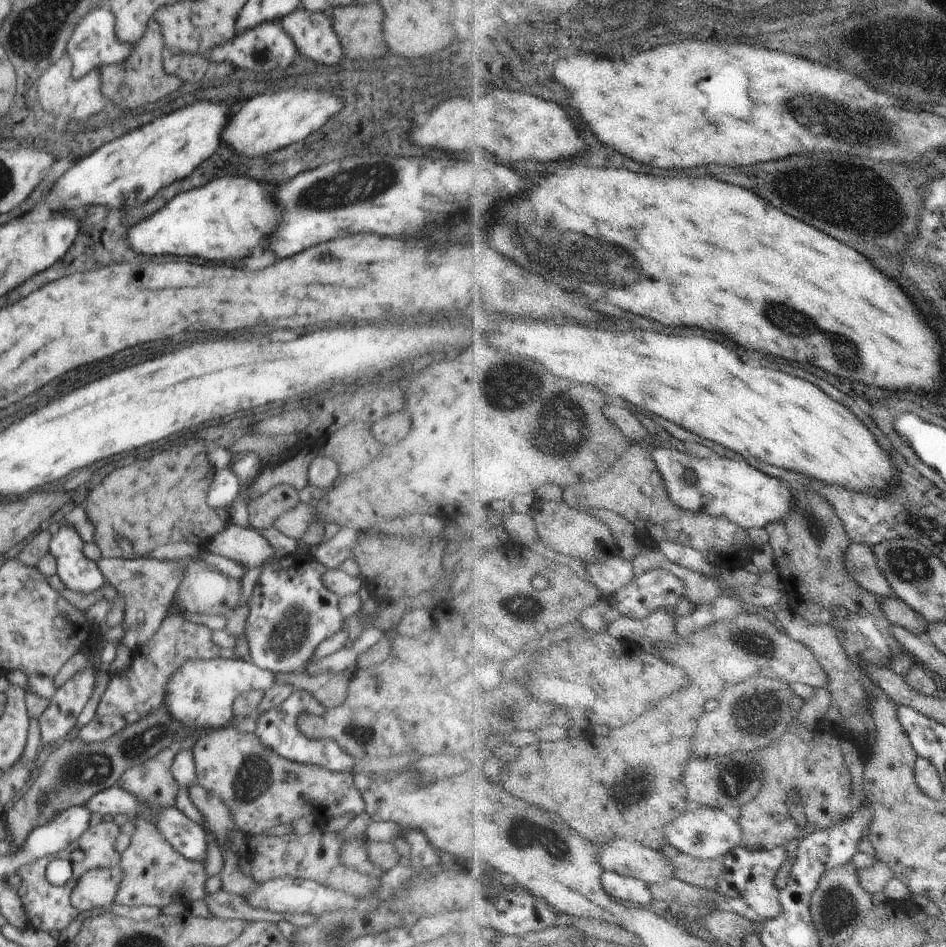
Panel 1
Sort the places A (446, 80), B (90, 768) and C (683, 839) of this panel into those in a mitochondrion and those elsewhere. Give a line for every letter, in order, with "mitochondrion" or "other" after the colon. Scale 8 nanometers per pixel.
A: mitochondrion
B: mitochondrion
C: other

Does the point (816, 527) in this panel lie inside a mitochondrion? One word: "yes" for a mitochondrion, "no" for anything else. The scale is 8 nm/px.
yes

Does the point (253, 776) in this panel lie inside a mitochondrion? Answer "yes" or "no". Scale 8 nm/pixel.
yes

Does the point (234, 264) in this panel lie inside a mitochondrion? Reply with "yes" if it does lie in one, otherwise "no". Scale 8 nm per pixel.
no

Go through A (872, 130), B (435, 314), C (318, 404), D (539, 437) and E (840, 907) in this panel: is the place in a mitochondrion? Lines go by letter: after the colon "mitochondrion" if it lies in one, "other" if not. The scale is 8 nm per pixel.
A: mitochondrion
B: other
C: other
D: mitochondrion
E: mitochondrion

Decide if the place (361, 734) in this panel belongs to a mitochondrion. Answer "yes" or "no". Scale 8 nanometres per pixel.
yes

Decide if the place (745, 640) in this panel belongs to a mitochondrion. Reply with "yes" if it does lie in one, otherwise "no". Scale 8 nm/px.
yes

